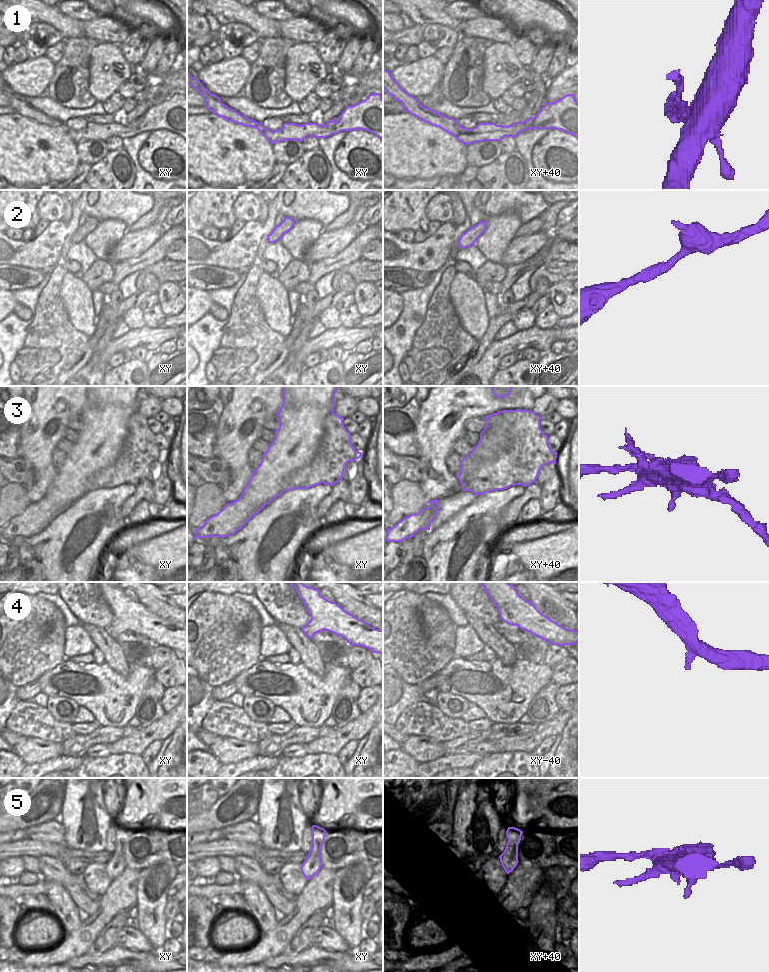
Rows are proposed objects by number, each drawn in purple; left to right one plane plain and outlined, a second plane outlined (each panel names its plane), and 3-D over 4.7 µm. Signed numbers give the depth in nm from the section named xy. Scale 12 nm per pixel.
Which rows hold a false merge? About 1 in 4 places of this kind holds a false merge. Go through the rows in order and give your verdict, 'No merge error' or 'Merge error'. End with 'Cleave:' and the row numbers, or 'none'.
1: Merge error
2: No merge error
3: Merge error
4: No merge error
5: No merge error
Cleave: 1, 3.

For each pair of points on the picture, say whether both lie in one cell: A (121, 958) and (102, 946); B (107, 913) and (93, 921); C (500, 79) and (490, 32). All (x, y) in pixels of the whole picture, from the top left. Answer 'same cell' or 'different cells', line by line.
A: different cells
B: same cell
C: different cells

